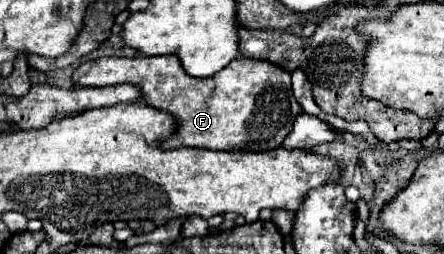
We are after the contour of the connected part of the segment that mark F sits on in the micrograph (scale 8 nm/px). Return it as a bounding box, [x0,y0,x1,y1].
[73,55,303,151]

